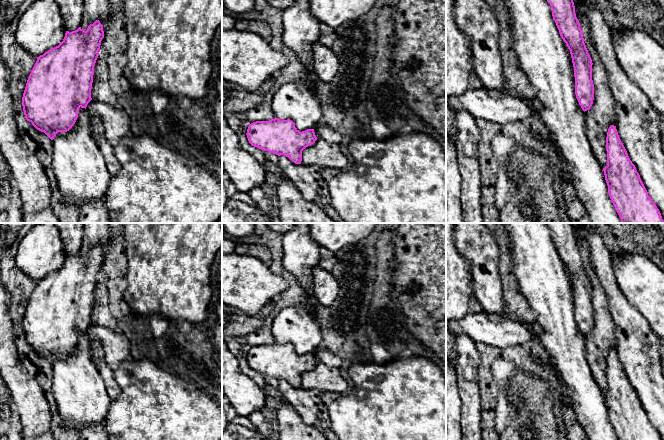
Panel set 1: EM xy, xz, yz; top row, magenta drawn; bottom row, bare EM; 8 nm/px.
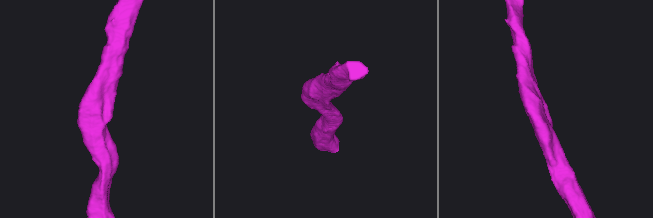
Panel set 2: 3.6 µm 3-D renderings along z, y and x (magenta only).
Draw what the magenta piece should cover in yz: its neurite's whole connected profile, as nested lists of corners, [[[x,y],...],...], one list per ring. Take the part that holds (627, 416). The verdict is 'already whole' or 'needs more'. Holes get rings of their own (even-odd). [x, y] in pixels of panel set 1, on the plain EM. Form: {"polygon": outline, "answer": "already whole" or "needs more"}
{"polygon": [[[611,349],[606,361],[607,390],[603,392],[608,410],[608,418],[619,440],[661,440],[630,384],[628,377],[620,364],[616,350]]], "answer": "already whole"}

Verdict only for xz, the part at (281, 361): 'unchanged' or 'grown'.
unchanged

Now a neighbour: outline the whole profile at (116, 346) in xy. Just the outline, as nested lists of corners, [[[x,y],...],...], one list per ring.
[[[91,324],[86,335],[101,344],[108,366],[113,368],[117,364],[131,359],[130,342],[122,331],[116,332],[104,326]]]

